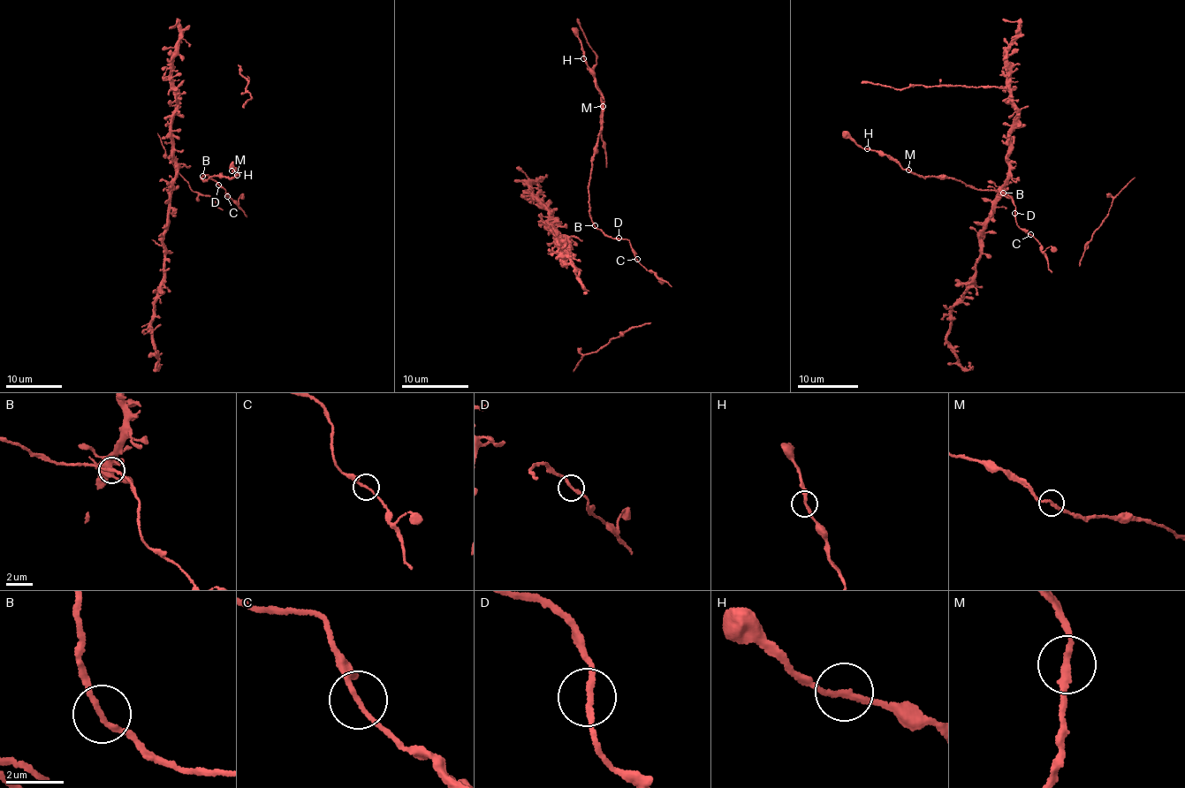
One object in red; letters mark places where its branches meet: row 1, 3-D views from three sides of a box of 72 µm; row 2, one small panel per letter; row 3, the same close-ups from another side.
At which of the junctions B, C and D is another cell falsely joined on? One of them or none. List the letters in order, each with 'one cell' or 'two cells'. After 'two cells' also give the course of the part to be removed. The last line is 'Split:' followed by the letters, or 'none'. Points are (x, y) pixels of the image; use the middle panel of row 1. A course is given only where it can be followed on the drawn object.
B: one cell
C: one cell
D: one cell
Split: none

